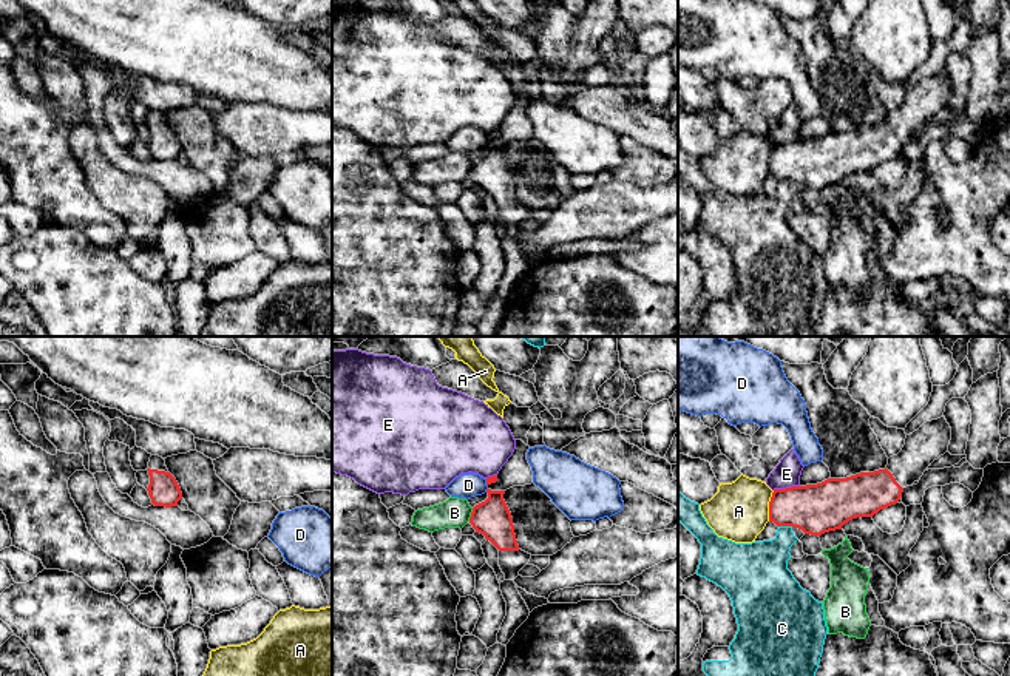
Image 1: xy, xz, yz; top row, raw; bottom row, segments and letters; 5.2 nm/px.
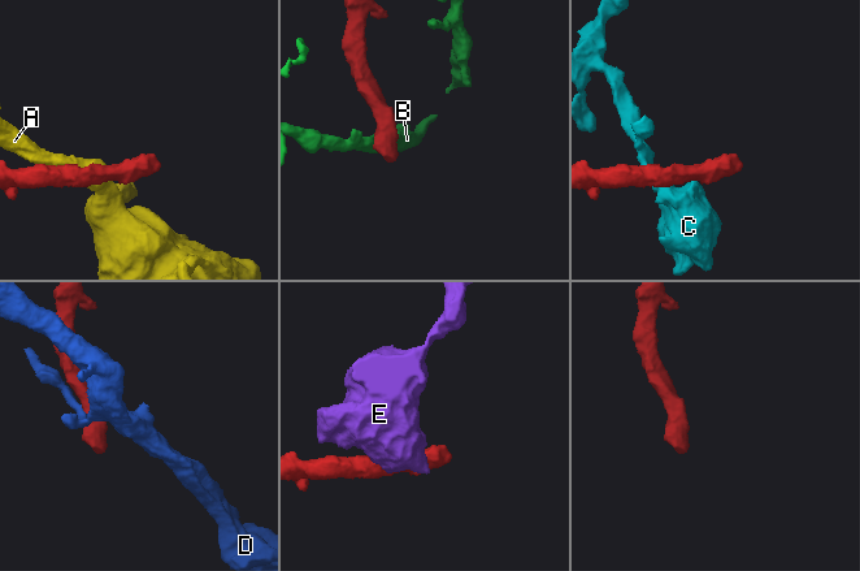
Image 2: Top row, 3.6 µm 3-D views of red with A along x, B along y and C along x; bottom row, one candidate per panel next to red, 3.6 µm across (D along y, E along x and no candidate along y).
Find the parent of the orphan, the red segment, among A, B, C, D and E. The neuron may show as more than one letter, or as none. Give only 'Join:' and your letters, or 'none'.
Join: none

